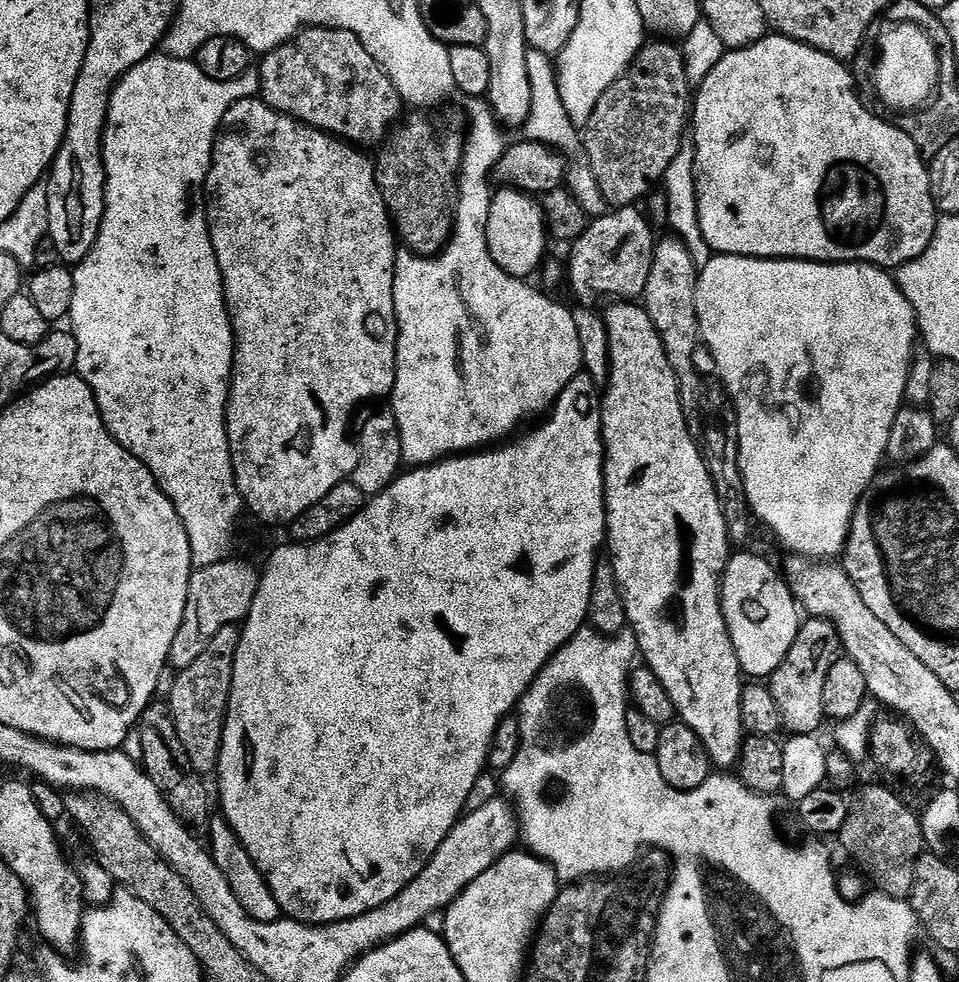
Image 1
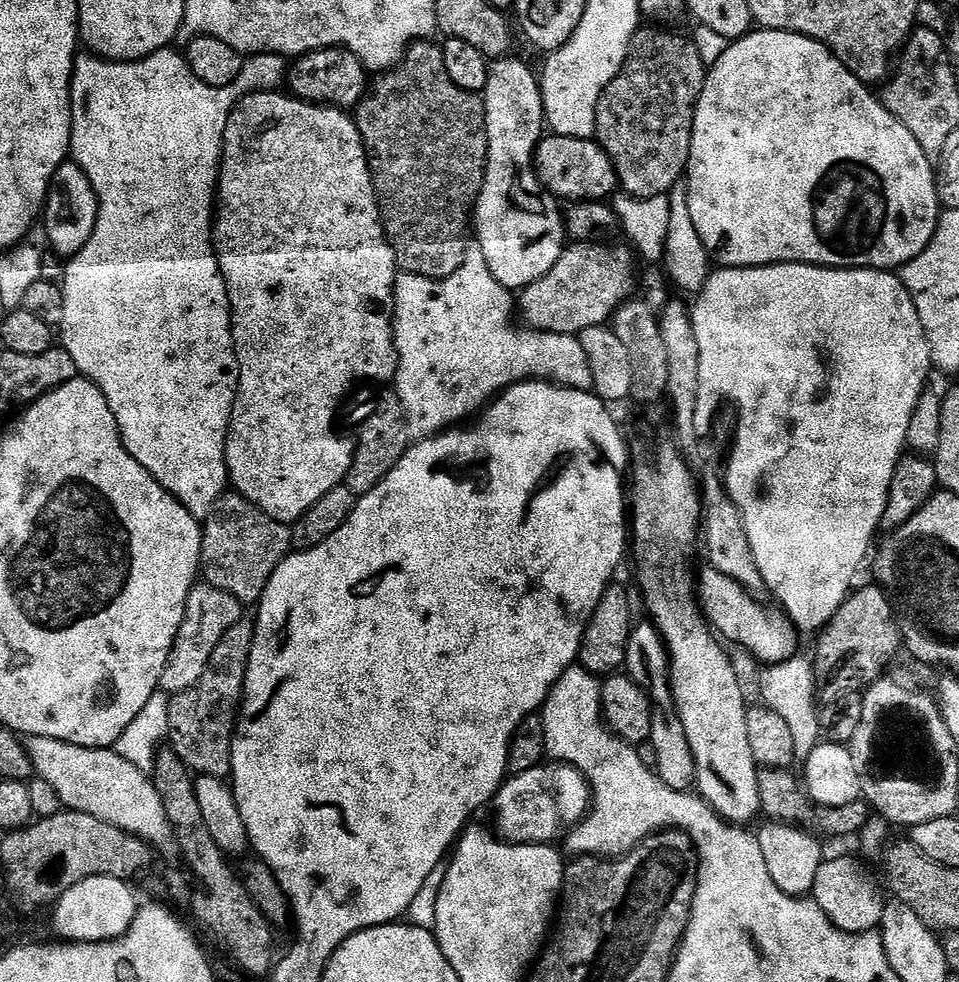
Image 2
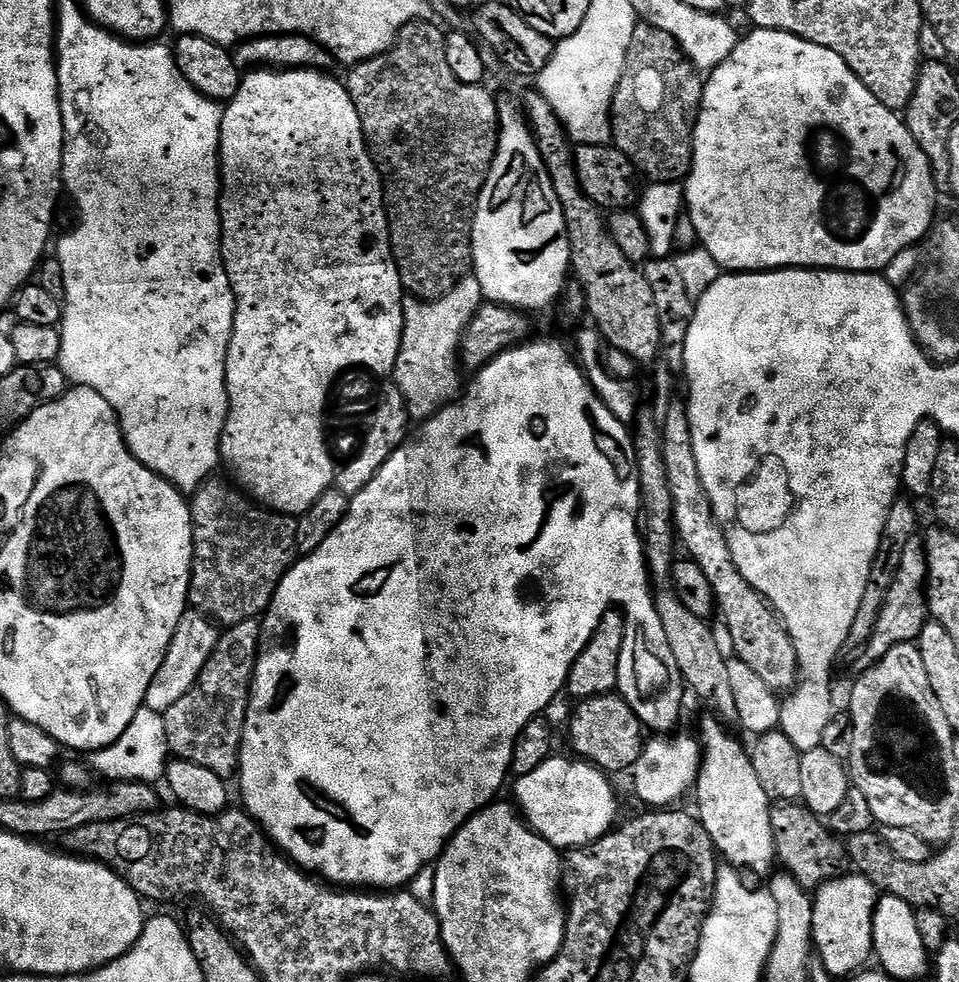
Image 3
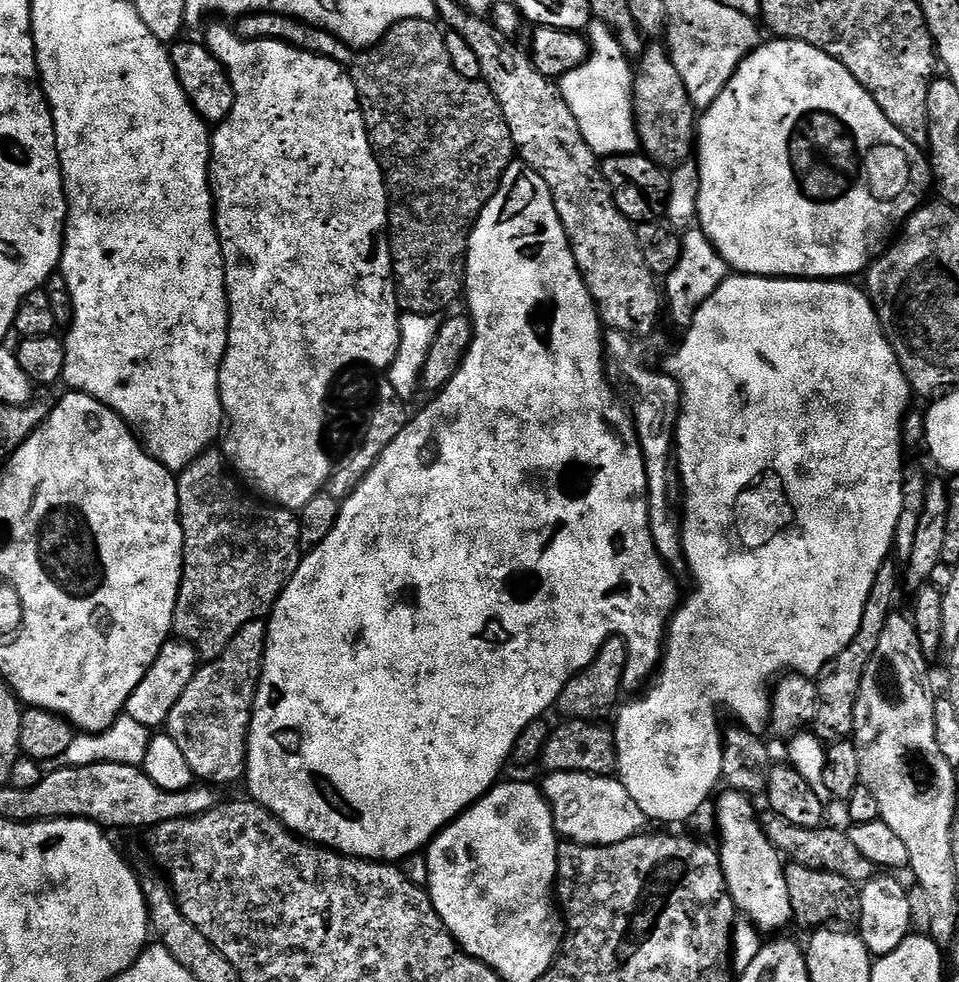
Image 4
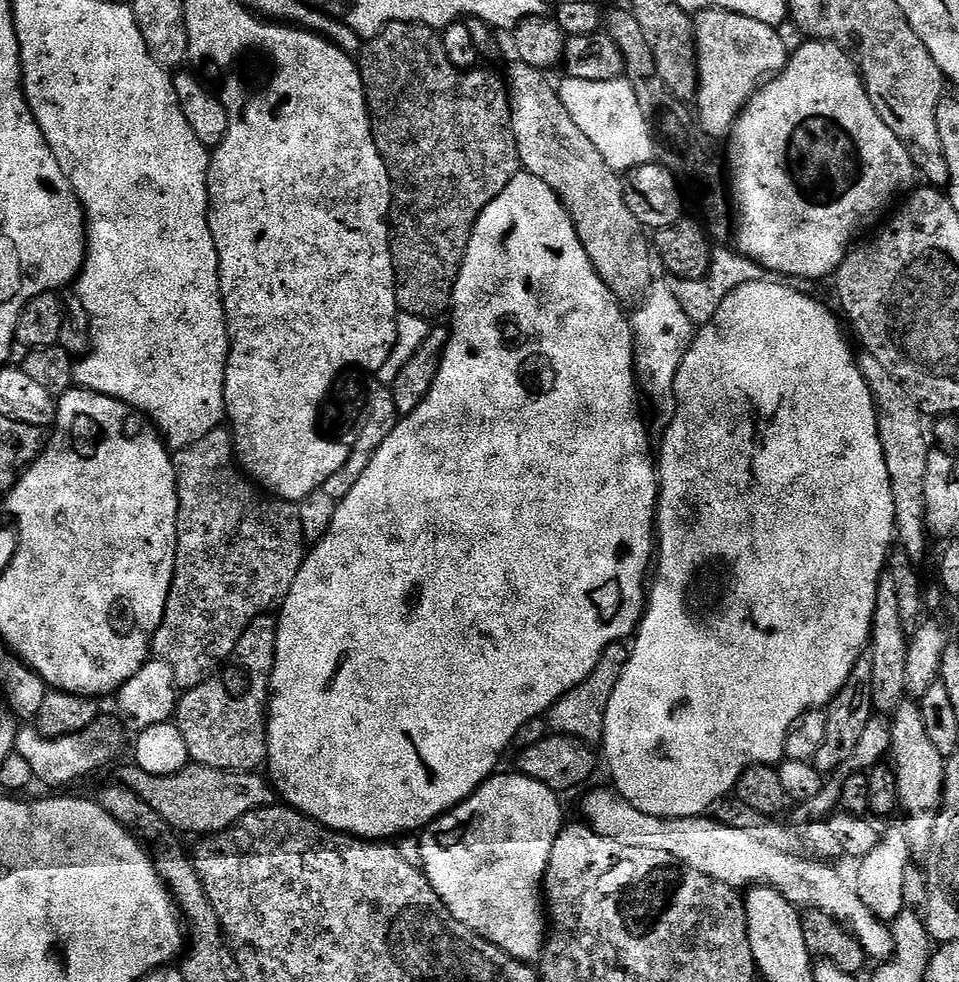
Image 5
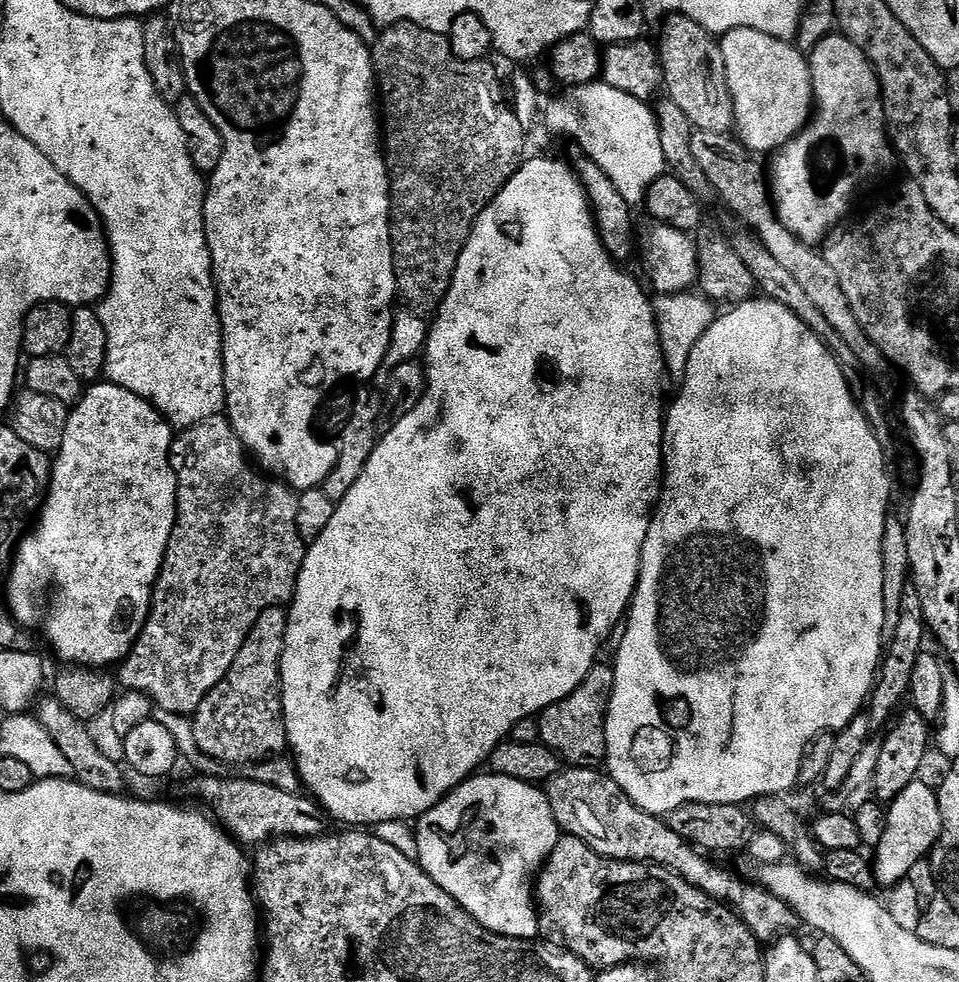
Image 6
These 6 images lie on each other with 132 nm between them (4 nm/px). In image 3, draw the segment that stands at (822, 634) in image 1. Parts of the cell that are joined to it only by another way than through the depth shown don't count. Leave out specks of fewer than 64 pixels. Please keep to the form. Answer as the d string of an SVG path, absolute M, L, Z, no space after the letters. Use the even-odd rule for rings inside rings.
M919 535L910 538L906 550L902 554L902 566L898 570L898 578L894 586L890 586L888 600L884 604L882 614L874 626L872 636L862 649L862 655L868 662L882 659L894 646L910 644L919 640L922 626L928 623L928 552L924 549L924 540Z

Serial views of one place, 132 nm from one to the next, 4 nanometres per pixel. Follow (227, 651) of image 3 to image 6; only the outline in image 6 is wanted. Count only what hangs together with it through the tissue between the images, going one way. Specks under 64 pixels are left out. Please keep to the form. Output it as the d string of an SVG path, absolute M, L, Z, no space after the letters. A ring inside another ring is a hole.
M283 607L262 610L226 678L202 698L202 706L190 717L198 748L221 766L264 763L289 751L280 693L280 667L287 629L288 614Z

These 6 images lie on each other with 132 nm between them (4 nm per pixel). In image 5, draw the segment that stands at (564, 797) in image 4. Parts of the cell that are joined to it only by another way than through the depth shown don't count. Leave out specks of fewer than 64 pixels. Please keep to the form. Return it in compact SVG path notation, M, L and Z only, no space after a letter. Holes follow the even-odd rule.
M608 788L583 793L583 819L599 836L612 838L626 846L638 846L642 850L662 850L670 854L670 858L678 858L678 862L690 866L690 870L698 870L698 874L706 874L706 878L714 878L737 890L749 886L773 888L782 898L786 898L786 902L795 904L797 908L825 912L831 920L844 925L862 946L865 957L872 959L873 956L876 962L891 961L892 953L896 951L891 927L866 908L855 887L849 881L847 884L832 869L835 867L831 863L814 858L802 860L798 854L770 850L752 835L734 830L715 818L687 816L668 820L664 816L651 816L638 810L619 792Z

